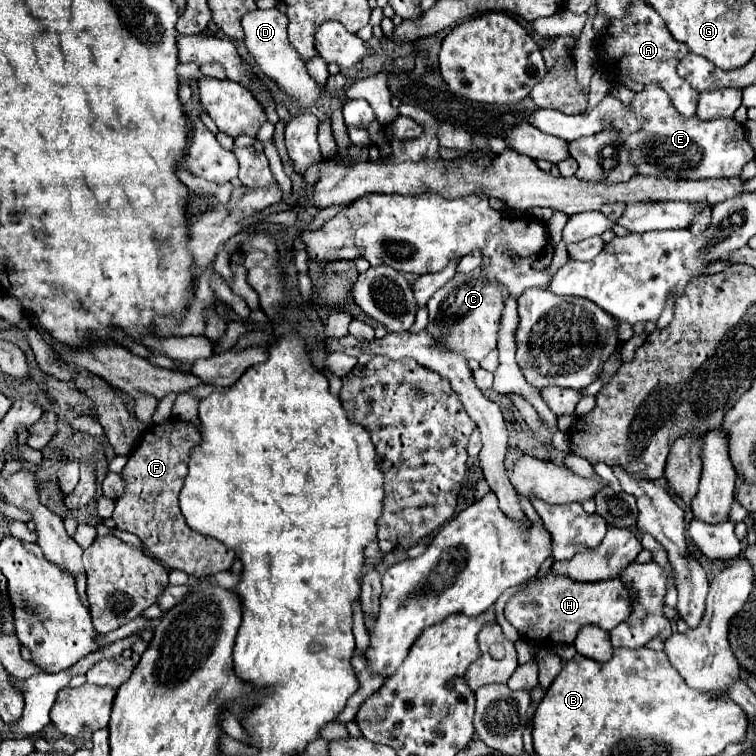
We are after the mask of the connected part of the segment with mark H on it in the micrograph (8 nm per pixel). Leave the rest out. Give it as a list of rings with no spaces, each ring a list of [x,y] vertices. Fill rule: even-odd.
[[[547,574],[537,582],[529,584],[523,592],[519,592],[507,602],[505,618],[517,628],[523,640],[571,644],[581,626],[597,624],[603,630],[613,630],[619,622],[629,618],[631,610],[633,610],[633,596],[629,592],[629,586],[625,586],[621,578],[581,584],[569,580],[567,576]]]

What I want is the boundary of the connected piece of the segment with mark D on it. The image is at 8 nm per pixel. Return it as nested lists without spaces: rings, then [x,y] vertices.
[[[257,8],[243,16],[241,26],[245,30],[245,46],[255,56],[261,72],[265,76],[269,76],[271,80],[275,80],[285,94],[289,94],[293,100],[299,102],[301,108],[305,108],[305,110],[311,108],[319,98],[321,86],[309,76],[303,60],[297,56],[297,52],[291,48],[291,44],[287,40],[287,16],[283,12],[279,12],[277,8],[271,8],[271,10]]]

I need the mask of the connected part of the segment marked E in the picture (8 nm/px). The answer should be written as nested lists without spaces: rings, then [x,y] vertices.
[[[655,82],[647,84],[639,94],[635,94],[629,106],[623,106],[623,102],[611,94],[607,96],[589,114],[569,116],[547,108],[533,112],[529,122],[541,132],[573,142],[583,136],[603,132],[607,128],[605,122],[609,120],[623,146],[629,150],[631,162],[641,176],[663,176],[669,180],[733,178],[739,176],[741,168],[755,158],[755,152],[747,142],[745,130],[739,122],[733,118],[715,118],[707,122],[697,116],[685,118],[675,110],[667,92]]]

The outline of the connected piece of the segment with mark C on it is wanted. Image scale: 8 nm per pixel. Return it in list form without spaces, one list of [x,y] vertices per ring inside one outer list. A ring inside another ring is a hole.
[[[477,268],[467,274],[465,272],[455,274],[455,278],[449,280],[449,284],[445,284],[445,288],[437,290],[431,296],[427,308],[429,308],[427,330],[437,342],[457,352],[465,352],[467,358],[475,360],[485,358],[497,346],[497,332],[503,312],[503,294],[497,284],[489,282],[483,268]]]

